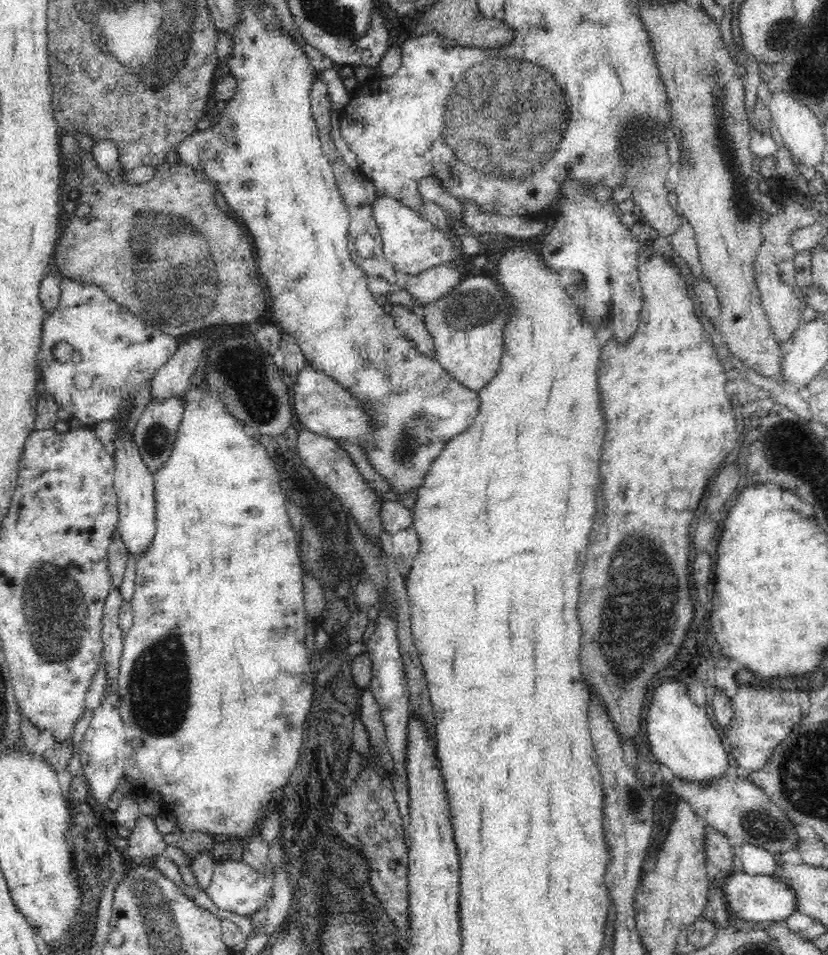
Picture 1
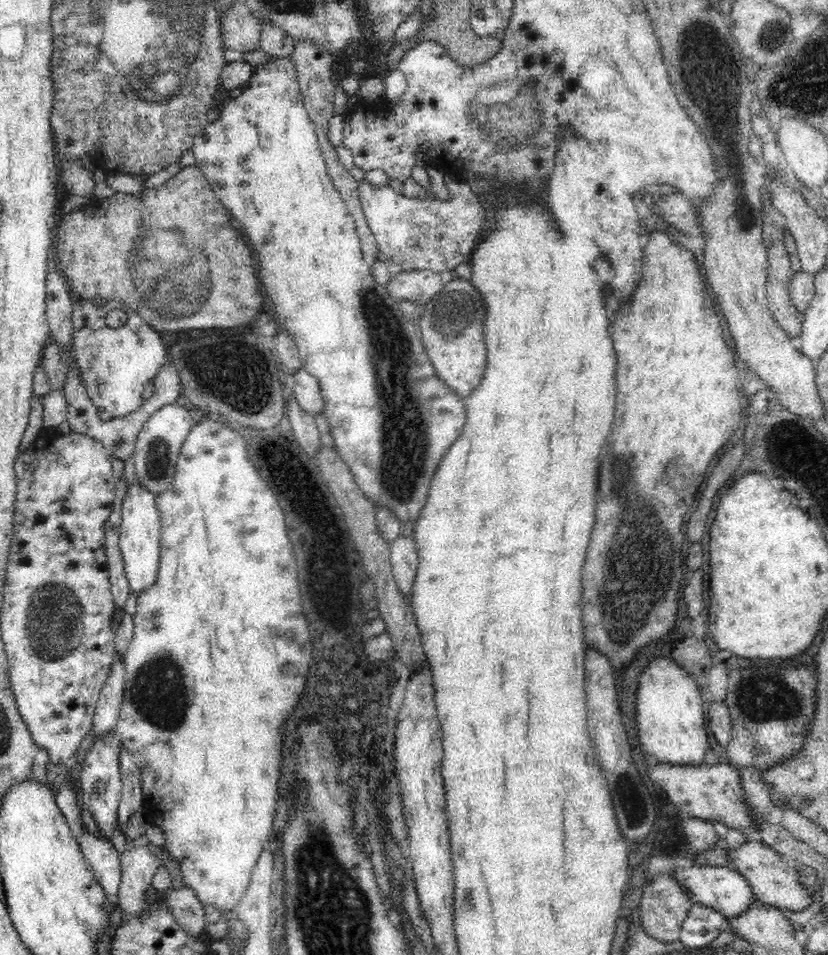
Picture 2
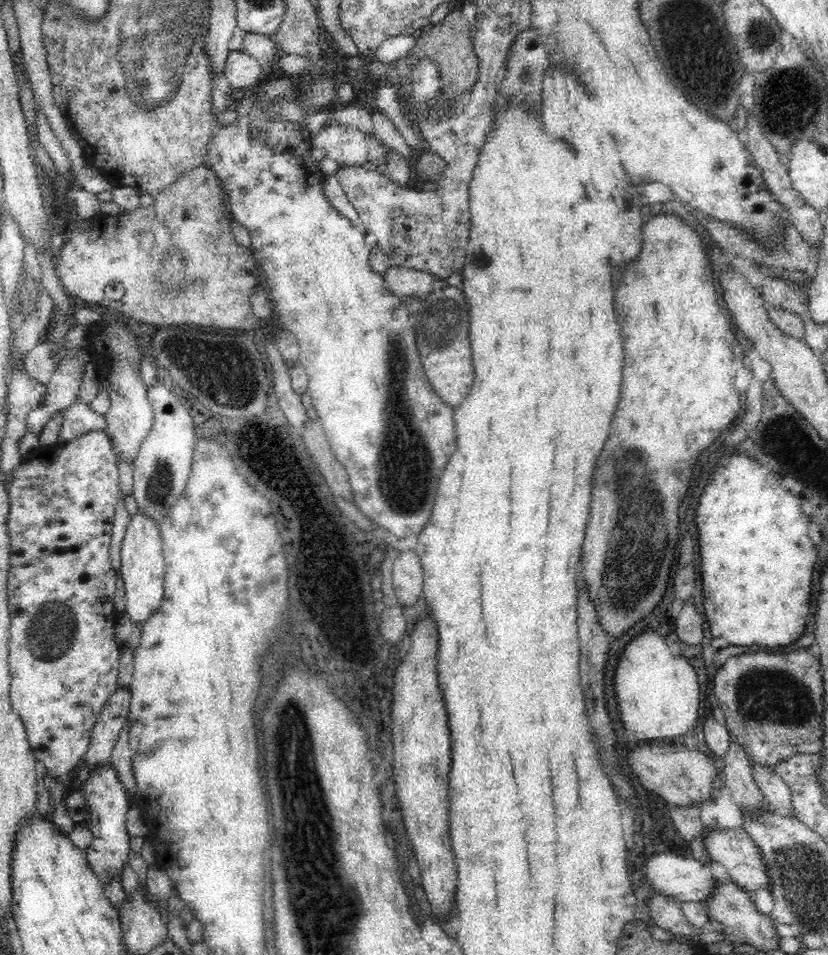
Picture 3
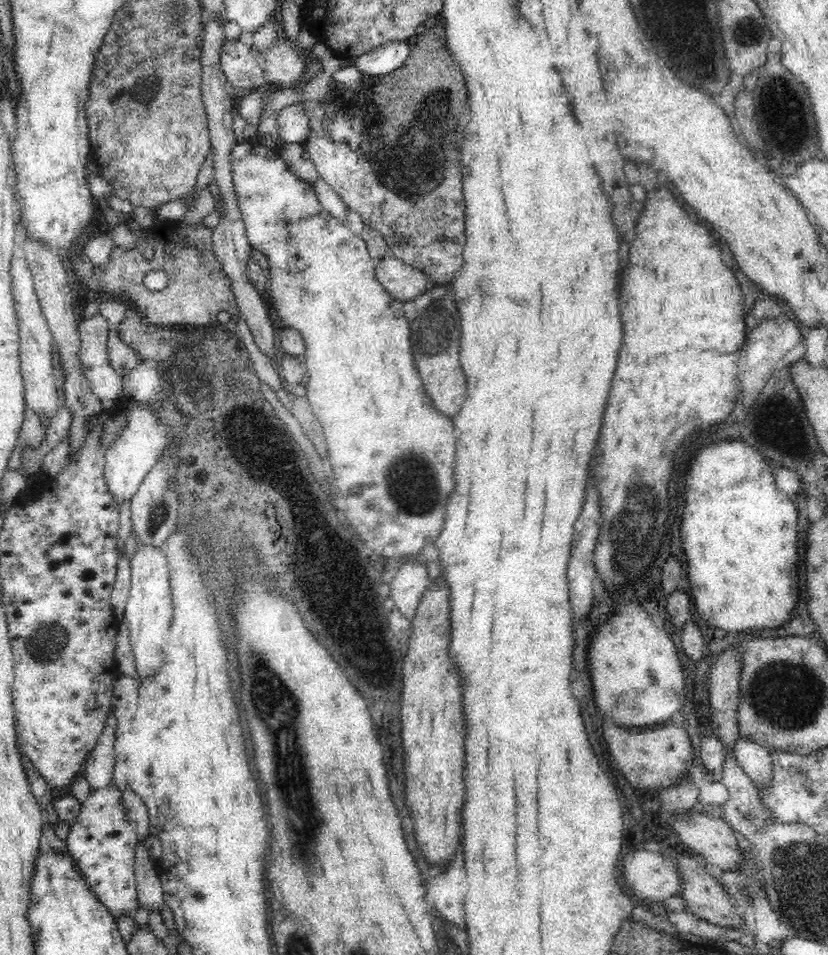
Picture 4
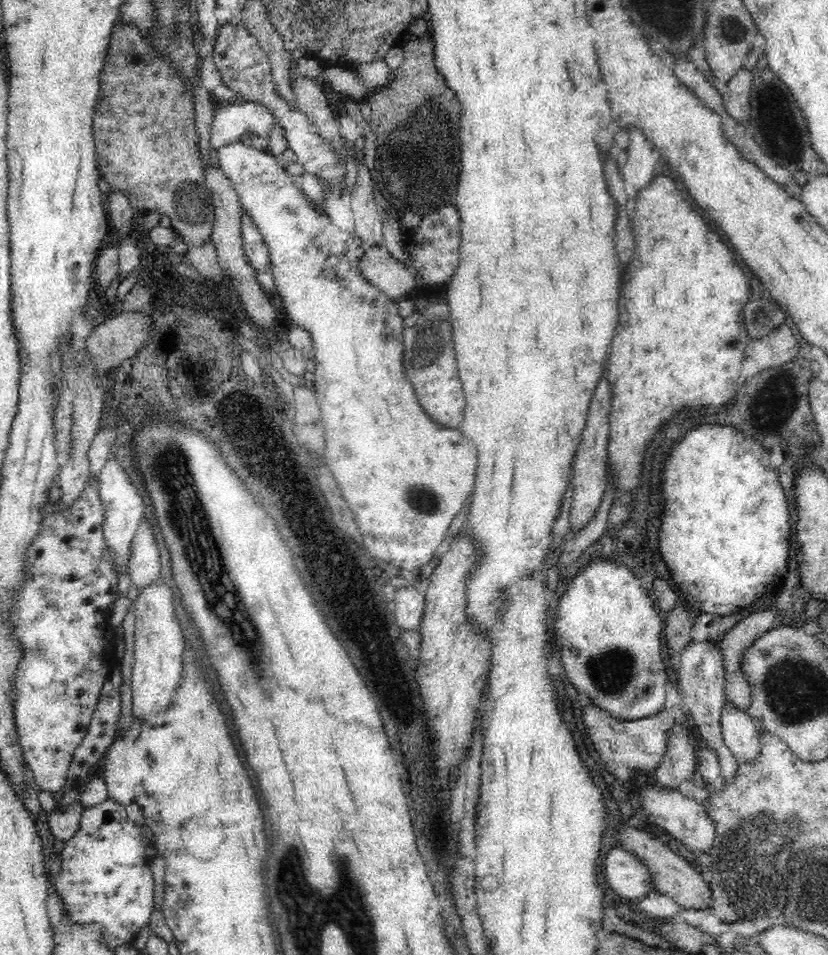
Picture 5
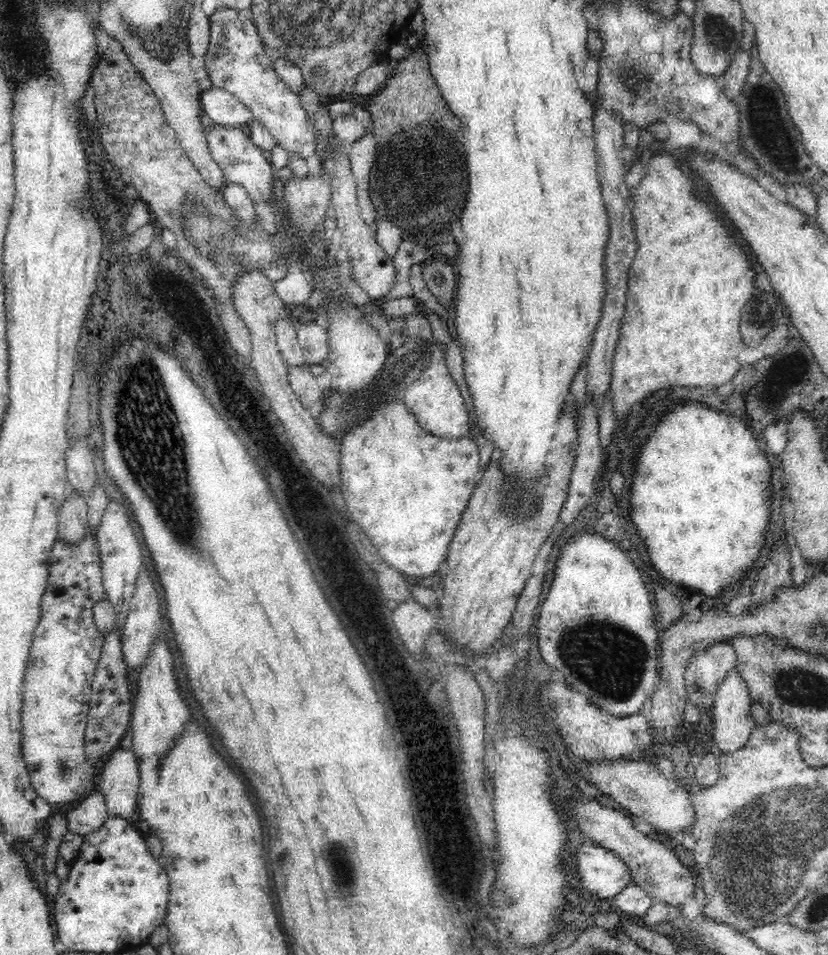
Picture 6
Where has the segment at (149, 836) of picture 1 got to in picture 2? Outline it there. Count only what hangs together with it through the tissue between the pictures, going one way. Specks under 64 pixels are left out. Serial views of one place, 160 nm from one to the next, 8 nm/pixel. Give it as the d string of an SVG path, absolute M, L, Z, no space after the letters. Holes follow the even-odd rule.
M147 840L120 855L121 880L117 892L117 906L134 915L143 911L145 893L152 890L151 882L156 869L162 865L164 848L156 847Z

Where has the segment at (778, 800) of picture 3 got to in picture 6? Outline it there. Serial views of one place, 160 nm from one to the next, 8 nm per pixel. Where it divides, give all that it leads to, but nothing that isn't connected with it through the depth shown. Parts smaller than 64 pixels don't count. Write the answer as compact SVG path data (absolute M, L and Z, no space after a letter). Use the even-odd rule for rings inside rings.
M736 667L731 668L717 690L712 710L714 721L713 739L716 741L716 747L720 749L722 755L744 747L748 742L748 736L750 736L752 729L758 726L752 719L752 715L750 715L750 702L751 698L744 679L737 674Z

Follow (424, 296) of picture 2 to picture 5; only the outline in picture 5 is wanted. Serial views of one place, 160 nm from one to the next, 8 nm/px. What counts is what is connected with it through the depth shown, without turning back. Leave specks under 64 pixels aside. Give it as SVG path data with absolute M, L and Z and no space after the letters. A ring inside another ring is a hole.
M382 245L366 247L362 262L359 264L359 269L370 284L375 285L386 296L392 297L393 299L404 299L406 294L412 291L416 283L418 283L415 272L405 264L395 260L390 252Z

